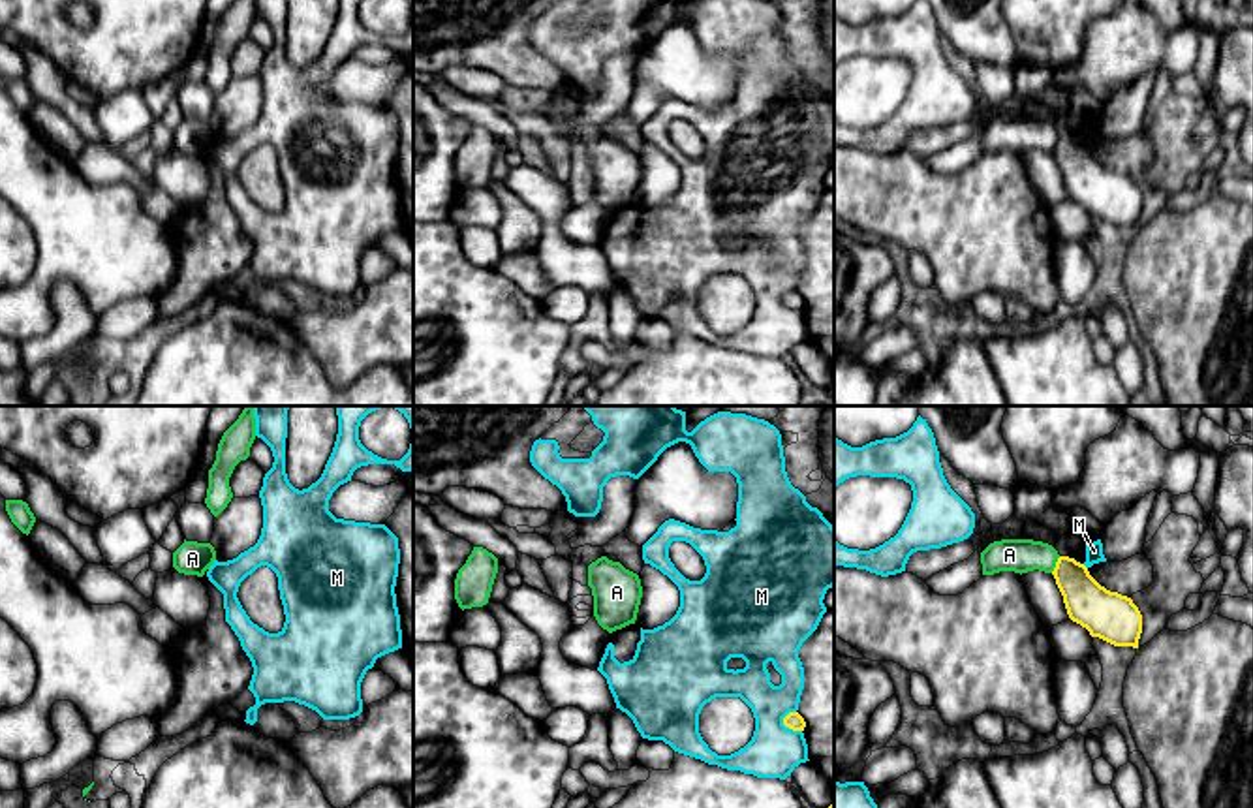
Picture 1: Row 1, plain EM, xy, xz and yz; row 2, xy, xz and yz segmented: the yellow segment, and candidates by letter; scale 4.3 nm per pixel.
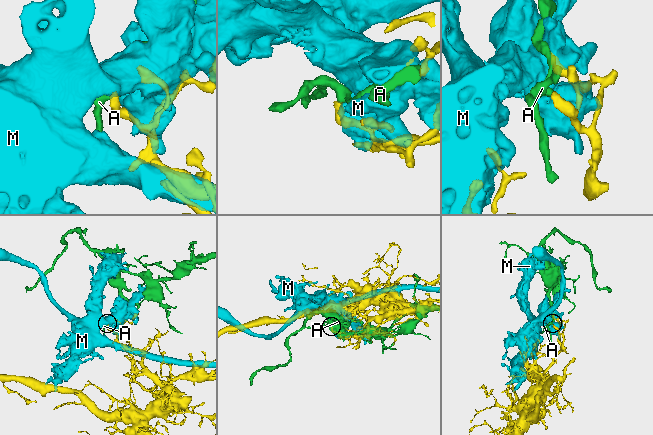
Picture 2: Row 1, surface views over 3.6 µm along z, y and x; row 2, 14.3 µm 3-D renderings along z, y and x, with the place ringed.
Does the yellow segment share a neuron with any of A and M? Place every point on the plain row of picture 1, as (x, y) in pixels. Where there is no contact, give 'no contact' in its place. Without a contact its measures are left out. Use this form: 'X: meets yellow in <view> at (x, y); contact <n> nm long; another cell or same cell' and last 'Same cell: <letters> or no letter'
A: meets yellow in yz at (1056, 143); contact 80 nm long; another cell
M: meets yellow in xz at (786, 305); contact 110 nm long; another cell
Same cell: no letter

